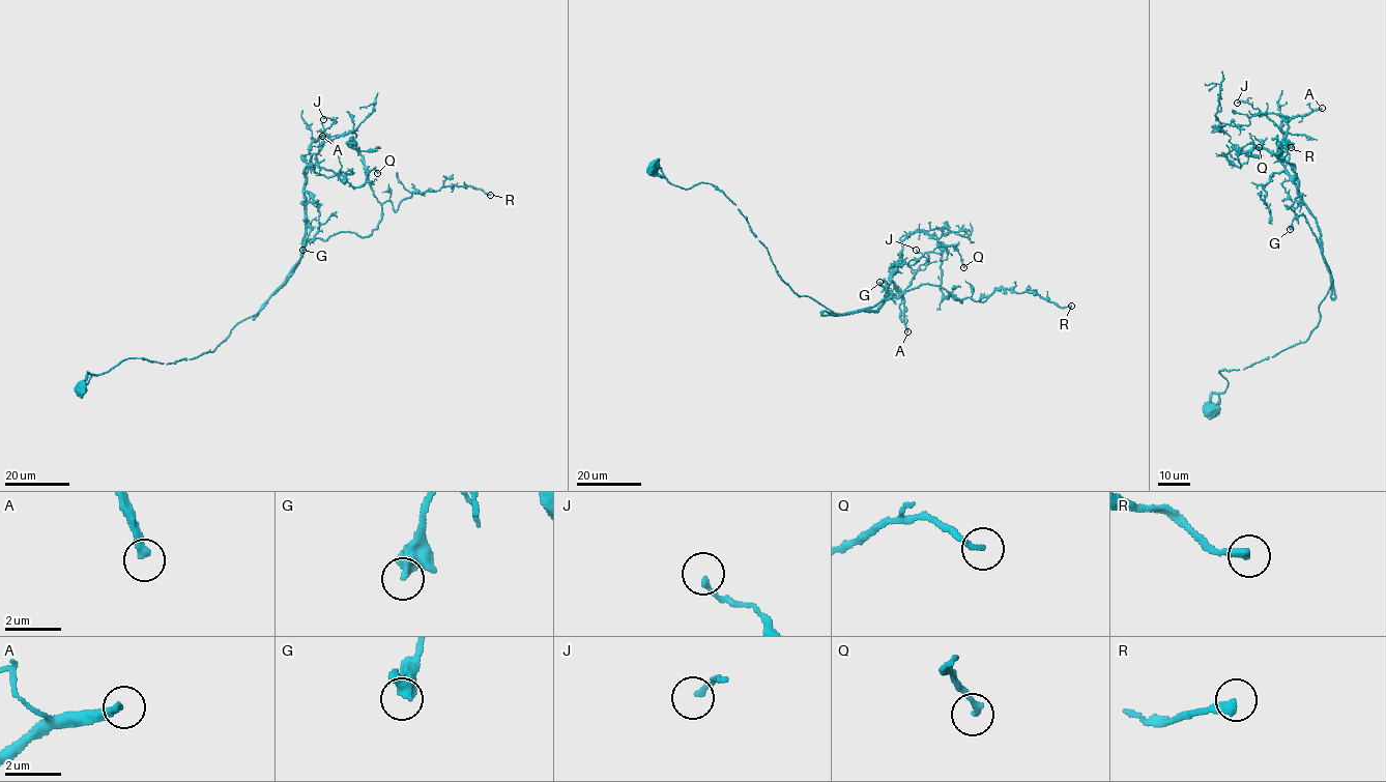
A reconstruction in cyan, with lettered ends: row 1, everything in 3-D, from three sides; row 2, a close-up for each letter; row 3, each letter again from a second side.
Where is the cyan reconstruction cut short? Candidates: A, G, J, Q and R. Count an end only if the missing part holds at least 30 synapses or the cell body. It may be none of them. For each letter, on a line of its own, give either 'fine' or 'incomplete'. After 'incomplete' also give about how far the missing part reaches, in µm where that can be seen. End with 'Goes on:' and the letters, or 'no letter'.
A: incomplete; about 150 µm are missing
G: fine
J: fine
Q: fine
R: incomplete; about 100 µm are missing
Goes on: A, R

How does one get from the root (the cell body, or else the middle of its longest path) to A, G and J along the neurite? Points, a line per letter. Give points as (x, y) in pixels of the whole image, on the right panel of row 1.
A: (1212, 409), (1228, 383), (1219, 370), (1304, 342), (1320, 319), (1330, 269), (1278, 148), (1283, 121), (1322, 108)
G: (1212, 409), (1228, 383), (1219, 370), (1275, 356), (1318, 324), (1330, 269), (1302, 202), (1290, 229)
J: (1212, 409), (1228, 383), (1219, 370), (1304, 342), (1331, 284), (1317, 219), (1278, 154), (1283, 133), (1237, 103)

